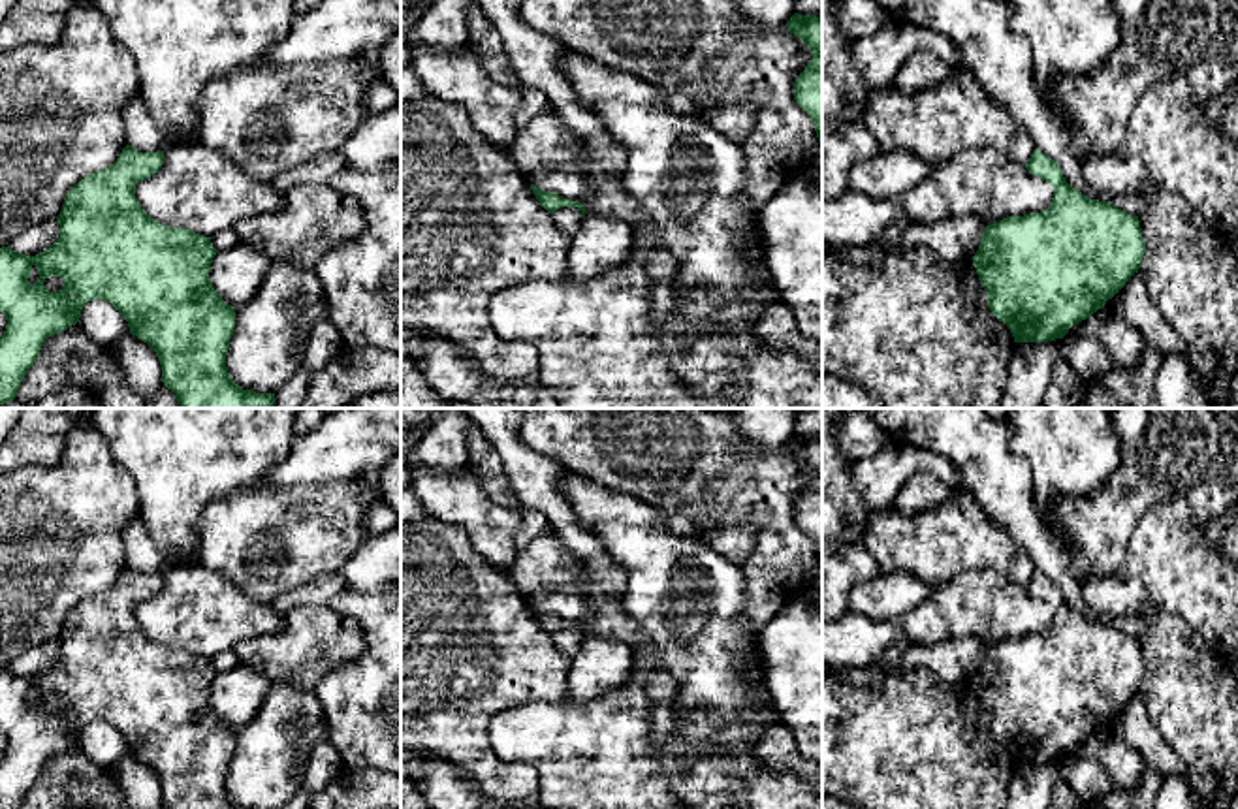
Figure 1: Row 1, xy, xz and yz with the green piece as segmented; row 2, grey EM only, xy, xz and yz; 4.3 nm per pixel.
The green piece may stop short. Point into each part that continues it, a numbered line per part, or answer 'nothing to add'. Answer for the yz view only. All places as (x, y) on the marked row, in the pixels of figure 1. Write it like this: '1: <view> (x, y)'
nothing to add

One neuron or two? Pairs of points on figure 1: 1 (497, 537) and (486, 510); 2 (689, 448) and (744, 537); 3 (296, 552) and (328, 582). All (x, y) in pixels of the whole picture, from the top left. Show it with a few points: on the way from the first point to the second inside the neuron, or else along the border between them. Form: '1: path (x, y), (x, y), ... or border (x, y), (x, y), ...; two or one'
1: path (492, 531), (486, 516); one
2: border (693, 516), (702, 523), (751, 523), (753, 552); two
3: border (339, 571), (318, 574), (283, 595); two

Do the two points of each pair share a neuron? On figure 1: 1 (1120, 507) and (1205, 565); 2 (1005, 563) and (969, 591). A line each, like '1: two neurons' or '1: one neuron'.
1: two neurons
2: two neurons

